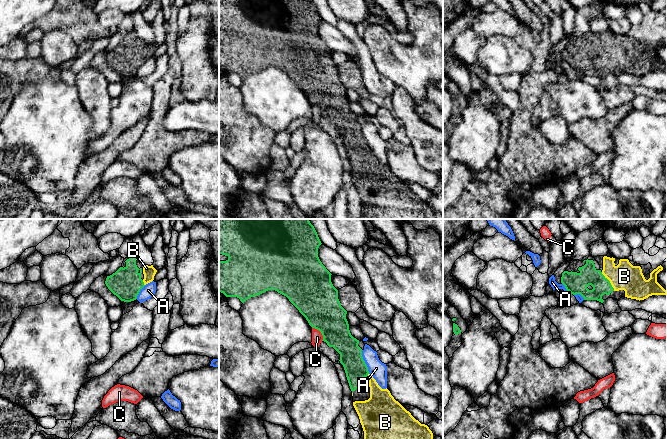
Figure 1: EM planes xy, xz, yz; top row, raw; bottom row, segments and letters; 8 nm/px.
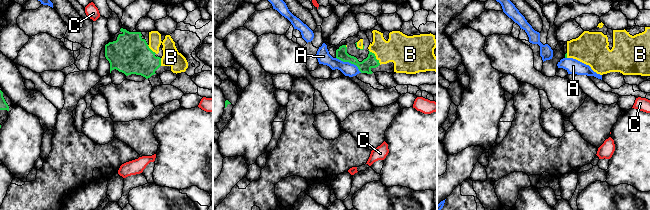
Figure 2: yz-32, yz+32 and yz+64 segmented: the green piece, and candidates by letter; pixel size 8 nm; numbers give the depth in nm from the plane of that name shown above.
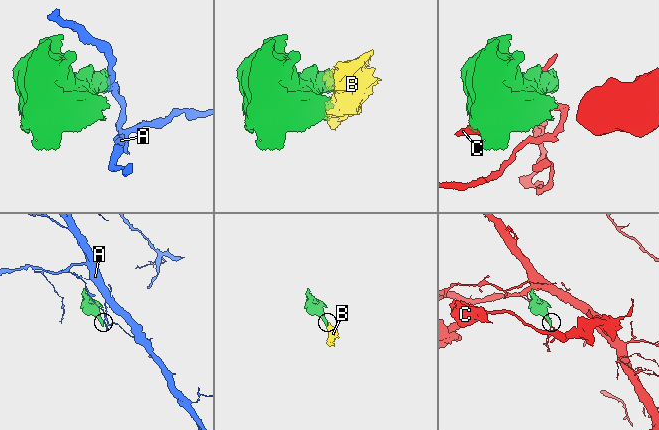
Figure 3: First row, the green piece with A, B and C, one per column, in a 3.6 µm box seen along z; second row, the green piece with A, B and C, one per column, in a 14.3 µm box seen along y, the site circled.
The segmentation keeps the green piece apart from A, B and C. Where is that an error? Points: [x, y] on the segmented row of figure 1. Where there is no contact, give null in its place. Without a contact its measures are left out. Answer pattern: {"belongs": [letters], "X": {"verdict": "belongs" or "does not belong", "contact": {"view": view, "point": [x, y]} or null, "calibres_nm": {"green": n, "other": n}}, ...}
{"belongs": ["B"], "A": {"verdict": "does not belong", "contact": {"view": "xz", "point": [364, 362]}, "calibres_nm": {"green": 180, "other": 140}}, "B": {"verdict": "belongs", "contact": {"view": "yz", "point": [609, 281]}, "calibres_nm": {"green": 160, "other": 220}}, "C": {"verdict": "does not belong", "contact": {"view": "xz", "point": [320, 331]}, "calibres_nm": {"green": 340, "other": 90}}}

